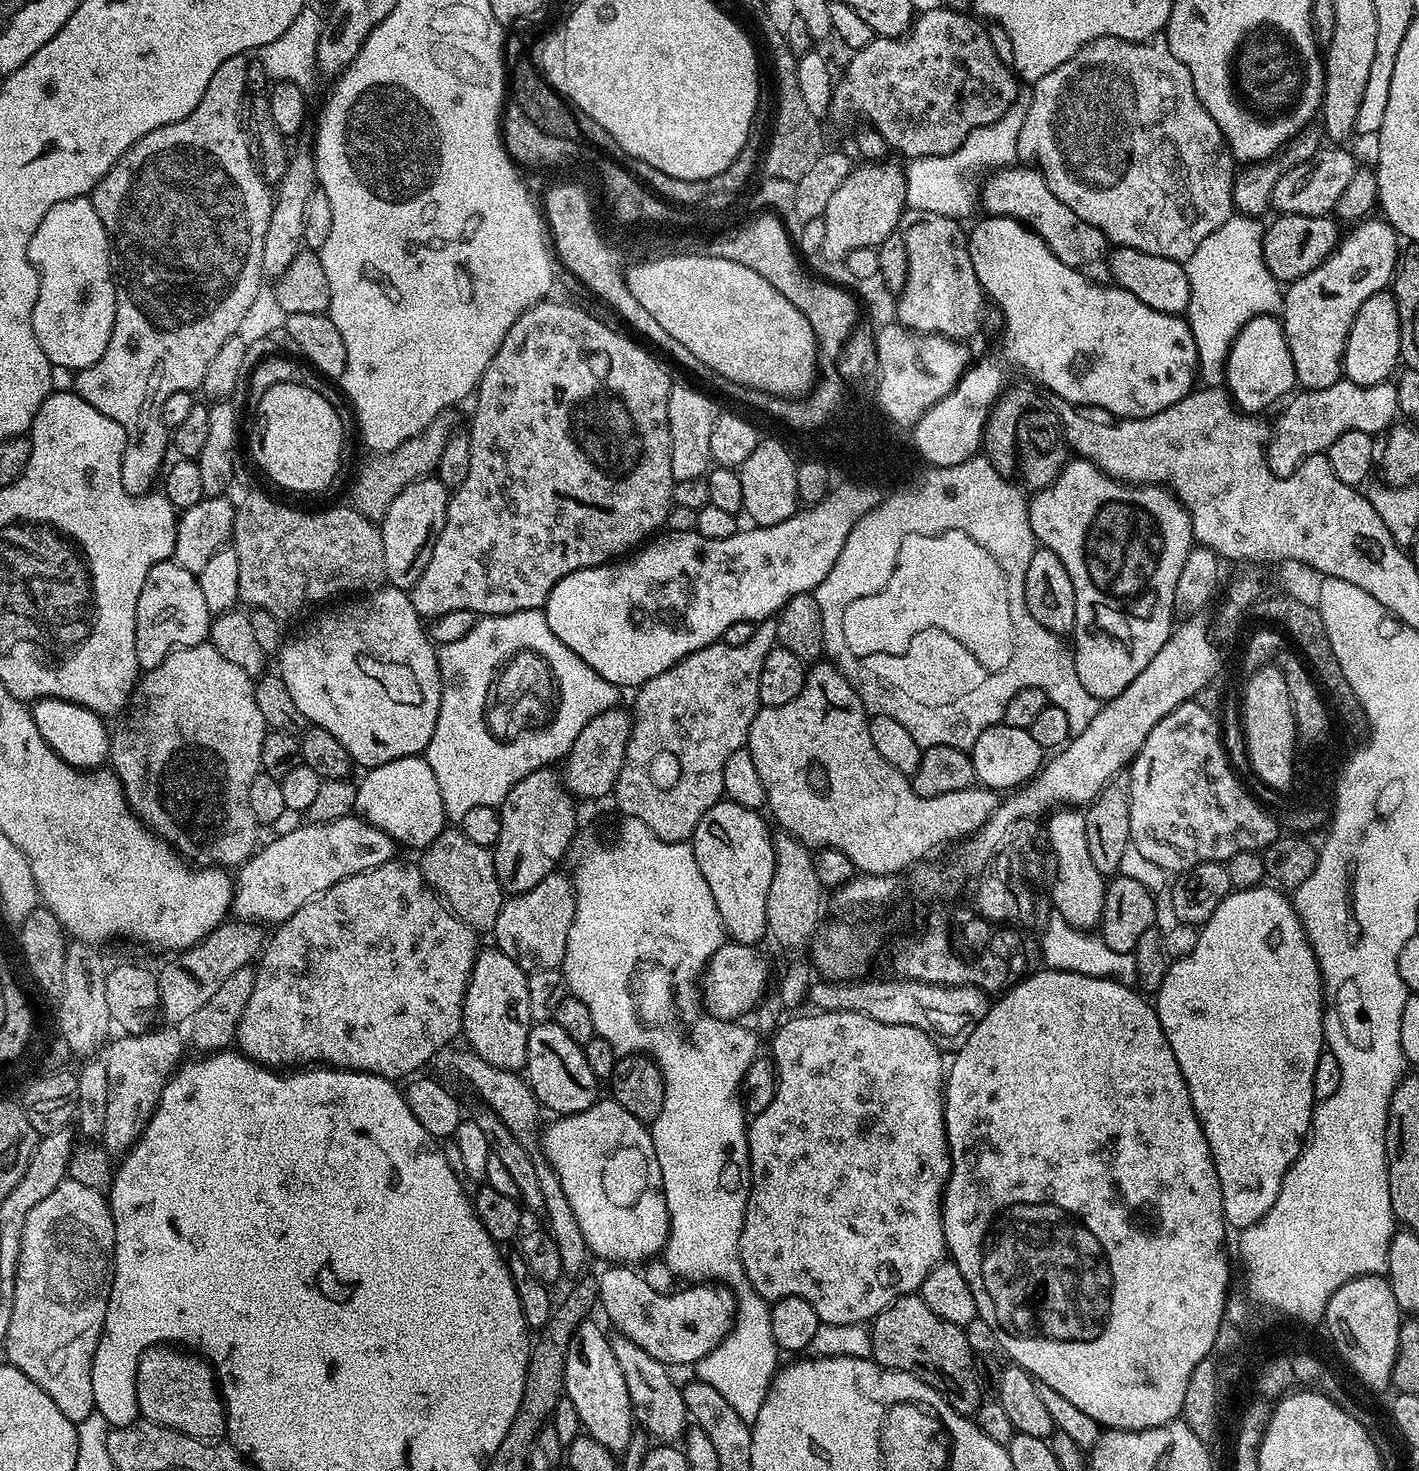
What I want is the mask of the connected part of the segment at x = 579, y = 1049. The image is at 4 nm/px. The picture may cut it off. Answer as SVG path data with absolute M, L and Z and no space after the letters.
M554 1022L533 1023L528 1035L523 1071L536 1101L547 1111L549 1108L556 1112L552 1114L557 1117L578 1114L592 1107L598 1099L598 1081L594 1070L590 1070L590 1062L586 1062L582 1045L574 1042L574 1038L570 1038L570 1034L566 1034L566 1030Z

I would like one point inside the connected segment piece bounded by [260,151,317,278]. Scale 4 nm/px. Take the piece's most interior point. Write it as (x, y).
(284, 239)

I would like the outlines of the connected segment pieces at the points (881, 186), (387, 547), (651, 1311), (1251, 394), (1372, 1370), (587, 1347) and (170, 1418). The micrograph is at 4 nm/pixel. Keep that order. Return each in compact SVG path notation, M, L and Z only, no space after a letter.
M864 162L853 167L851 174L834 190L830 202L826 202L824 221L826 222L826 239L822 241L823 259L847 261L848 256L859 248L876 248L886 237L893 235L900 228L900 218L906 211L905 200L907 182L905 169L889 162Z
M430 475L407 484L402 494L390 502L378 527L382 538L384 575L391 587L410 590L418 578L422 578L422 570L426 570L430 554L434 554L434 542L438 534L442 534L442 526L446 522L449 495L450 489L435 475Z
M608 1266L604 1273L599 1273L601 1305L608 1304L608 1314L612 1318L612 1324L617 1333L630 1342L638 1342L650 1358L660 1360L665 1366L672 1364L689 1364L695 1366L704 1356L727 1337L727 1334L738 1320L738 1301L731 1288L727 1286L713 1286L708 1282L696 1282L691 1286L684 1286L681 1292L678 1290L669 1293L659 1293L648 1286L643 1275L632 1266Z
M1275 315L1255 316L1242 326L1240 333L1232 339L1232 349L1224 361L1224 378L1233 405L1245 414L1263 413L1263 408L1270 407L1275 400L1283 401L1297 387L1284 326Z
M1359 1276L1334 1290L1324 1311L1323 1327L1328 1327L1332 1344L1352 1367L1352 1372L1368 1388L1388 1388L1392 1383L1394 1358L1398 1354L1398 1330L1402 1313L1394 1302L1394 1290L1387 1279L1379 1276Z
M592 1323L580 1324L572 1335L566 1354L564 1394L567 1400L574 1402L574 1410L578 1410L581 1429L602 1442L606 1450L623 1454L634 1431L630 1394L626 1394L626 1378L622 1378L622 1369L618 1366L618 1358L614 1358L614 1350L610 1350L606 1332Z
M157 1346L147 1348L145 1352L140 1353L140 1361L136 1367L136 1393L140 1416L149 1424L160 1424L163 1428L192 1436L195 1440L219 1441L226 1432L226 1413L222 1393L211 1363L205 1362L199 1355L189 1354L187 1351L175 1352L172 1348L175 1347Z

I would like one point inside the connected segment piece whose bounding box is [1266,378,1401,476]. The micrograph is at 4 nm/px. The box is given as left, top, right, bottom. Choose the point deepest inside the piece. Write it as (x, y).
(1307, 426)

